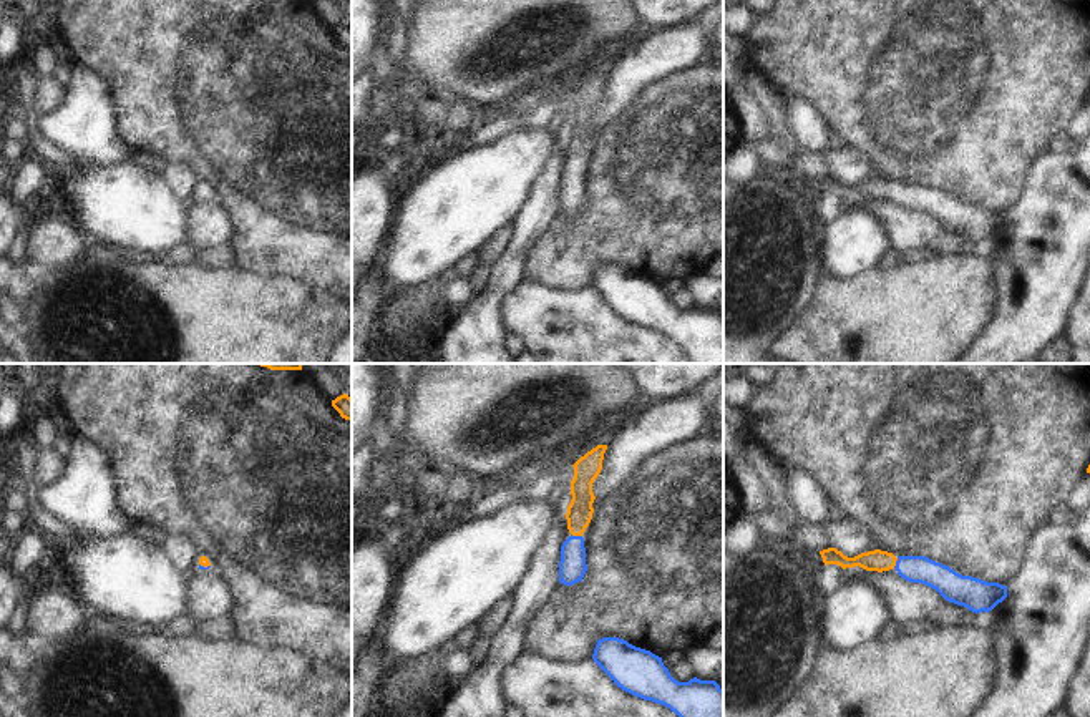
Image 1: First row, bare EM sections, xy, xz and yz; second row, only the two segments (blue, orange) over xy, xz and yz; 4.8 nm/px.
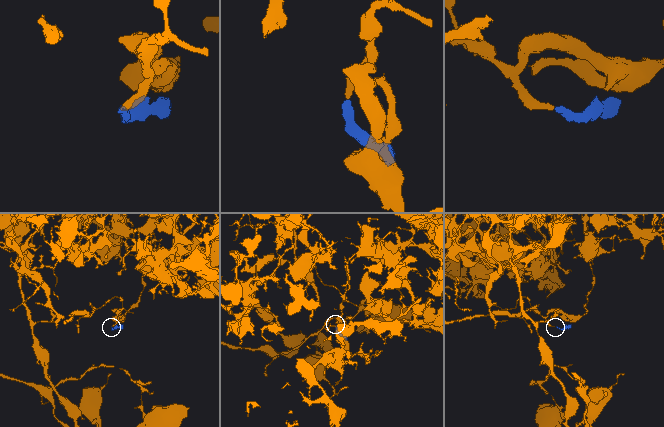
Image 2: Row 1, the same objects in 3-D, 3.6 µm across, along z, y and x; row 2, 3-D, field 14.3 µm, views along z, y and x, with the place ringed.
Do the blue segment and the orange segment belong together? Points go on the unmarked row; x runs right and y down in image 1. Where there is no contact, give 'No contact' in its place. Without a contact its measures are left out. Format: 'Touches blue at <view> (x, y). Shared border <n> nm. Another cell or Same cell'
Touches blue at xz (576, 165). Shared border 60 nm. Same cell

